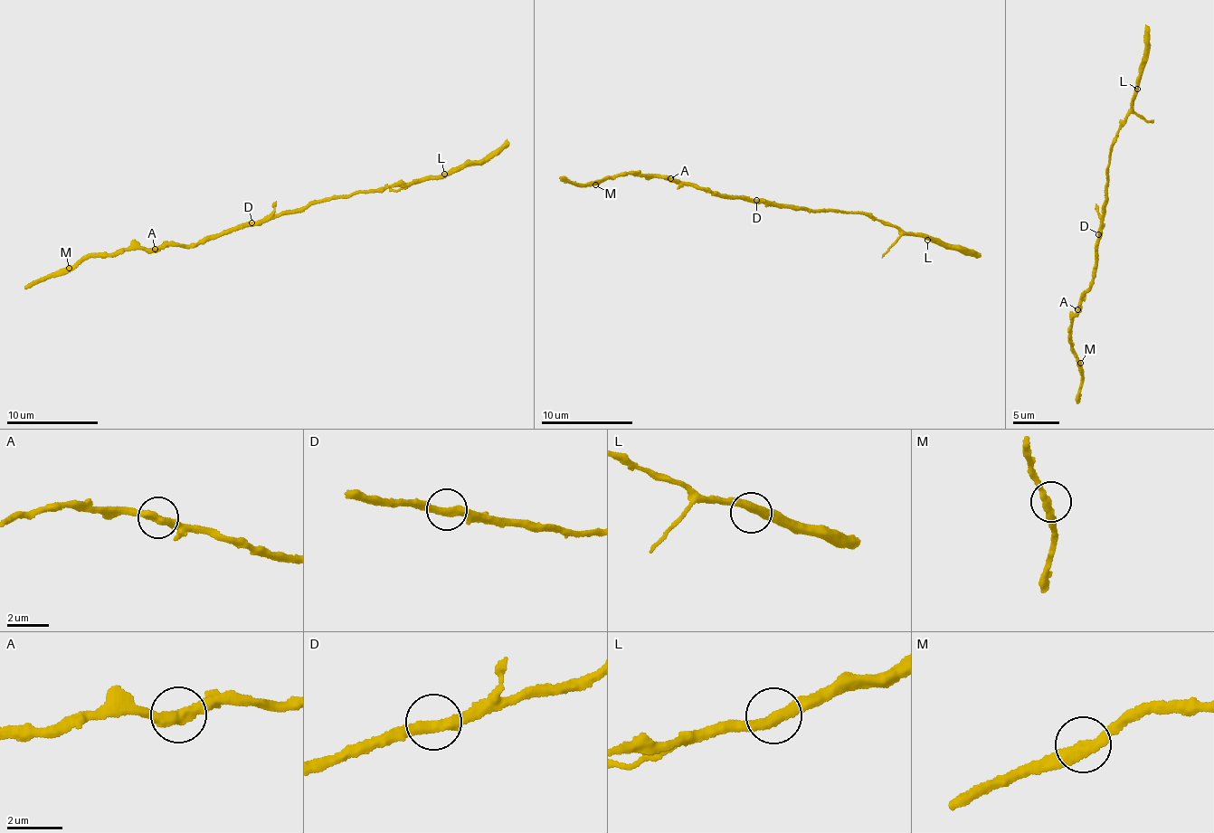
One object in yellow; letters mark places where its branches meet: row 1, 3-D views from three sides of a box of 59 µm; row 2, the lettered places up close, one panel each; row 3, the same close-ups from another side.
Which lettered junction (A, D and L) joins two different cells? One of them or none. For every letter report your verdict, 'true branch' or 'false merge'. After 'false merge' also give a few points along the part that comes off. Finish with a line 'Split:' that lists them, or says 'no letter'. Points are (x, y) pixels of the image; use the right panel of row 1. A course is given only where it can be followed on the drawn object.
A: true branch
D: true branch
L: true branch
Split: no letter

